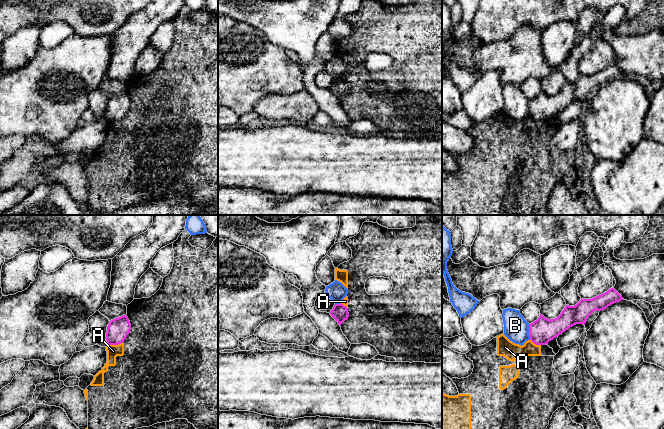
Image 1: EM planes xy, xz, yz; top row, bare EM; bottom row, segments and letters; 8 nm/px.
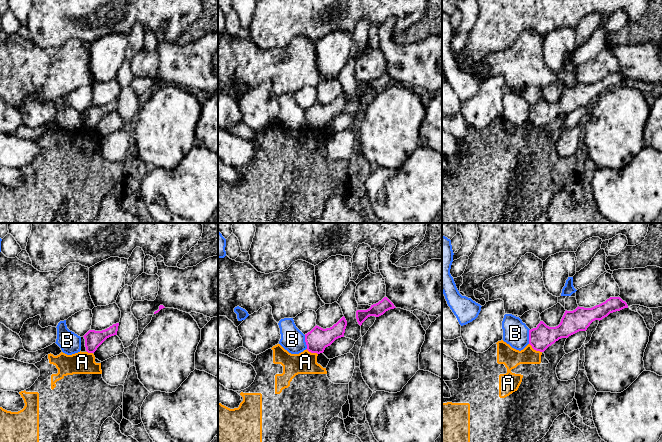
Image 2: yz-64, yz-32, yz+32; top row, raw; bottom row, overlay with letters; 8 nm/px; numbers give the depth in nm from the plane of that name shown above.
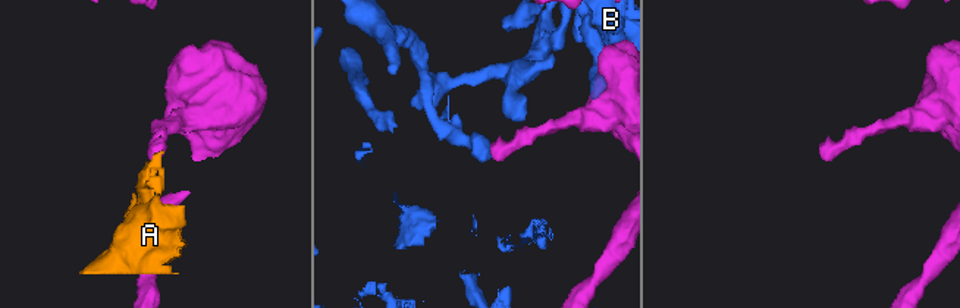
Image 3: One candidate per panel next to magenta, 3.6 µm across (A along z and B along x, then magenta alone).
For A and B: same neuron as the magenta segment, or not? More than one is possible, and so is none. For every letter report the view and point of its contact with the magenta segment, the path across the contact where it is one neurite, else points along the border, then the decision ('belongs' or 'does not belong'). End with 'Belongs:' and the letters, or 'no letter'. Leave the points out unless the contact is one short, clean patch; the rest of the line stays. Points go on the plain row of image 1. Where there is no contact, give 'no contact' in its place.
A: xy (114, 120) | along xy (122, 118), (107, 121) | does not belong
B: yz (529, 108) | does not belong
Belongs: no letter

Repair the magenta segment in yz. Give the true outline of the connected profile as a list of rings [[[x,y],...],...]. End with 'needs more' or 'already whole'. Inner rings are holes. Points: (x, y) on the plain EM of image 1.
[[[611,64],[592,75],[581,75],[575,82],[566,81],[555,95],[549,96],[540,90],[536,97],[529,100],[530,116],[536,121],[546,121],[570,103],[576,100],[585,101],[588,93],[594,87],[604,86],[621,76],[623,76],[622,72]]]; already whole

